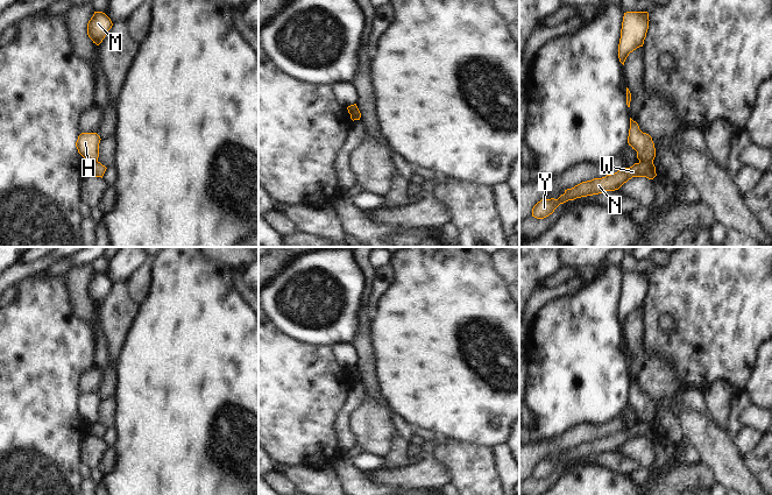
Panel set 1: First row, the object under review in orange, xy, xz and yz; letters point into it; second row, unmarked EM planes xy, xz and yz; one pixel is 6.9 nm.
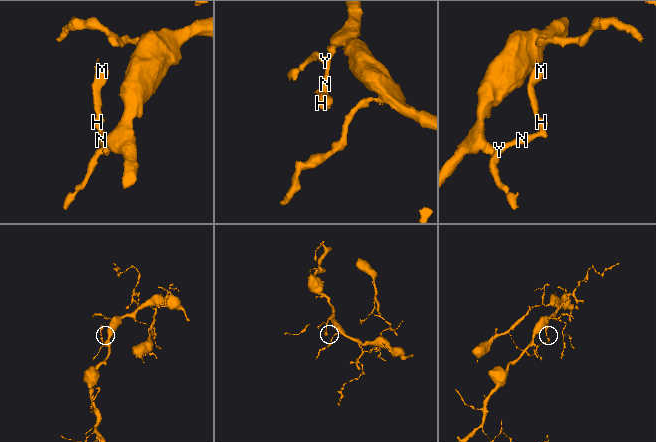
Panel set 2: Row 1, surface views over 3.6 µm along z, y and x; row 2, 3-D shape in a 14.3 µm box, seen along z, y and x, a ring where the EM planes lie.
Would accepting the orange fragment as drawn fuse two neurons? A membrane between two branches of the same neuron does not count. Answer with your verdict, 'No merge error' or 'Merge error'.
Merge error.

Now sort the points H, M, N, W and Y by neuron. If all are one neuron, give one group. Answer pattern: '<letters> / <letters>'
H M / N W Y

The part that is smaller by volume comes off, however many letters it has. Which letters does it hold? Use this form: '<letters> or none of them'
H, M

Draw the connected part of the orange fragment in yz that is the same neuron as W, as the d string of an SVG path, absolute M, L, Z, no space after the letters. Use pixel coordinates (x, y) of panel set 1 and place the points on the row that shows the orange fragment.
M653 161L635 163L630 168L623 168L615 174L607 175L602 178L594 178L592 181L582 182L572 189L565 190L558 199L541 199L532 208L532 217L544 219L552 214L554 210L568 200L576 198L599 195L604 191L618 190L624 183L632 177L646 177L653 179L657 176Z

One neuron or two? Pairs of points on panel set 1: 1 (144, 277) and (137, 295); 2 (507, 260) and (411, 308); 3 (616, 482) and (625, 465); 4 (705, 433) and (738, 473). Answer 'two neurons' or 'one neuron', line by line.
1: one neuron
2: two neurons
3: two neurons
4: one neuron

